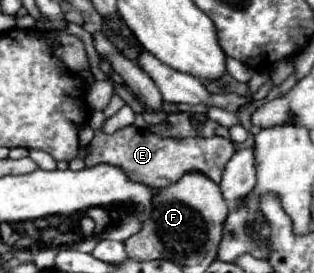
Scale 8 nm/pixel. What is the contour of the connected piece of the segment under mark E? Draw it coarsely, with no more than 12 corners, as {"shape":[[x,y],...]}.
{"shape":[[94,112],[86,166],[110,164],[150,188],[184,172],[220,182],[226,138],[164,138]]}

